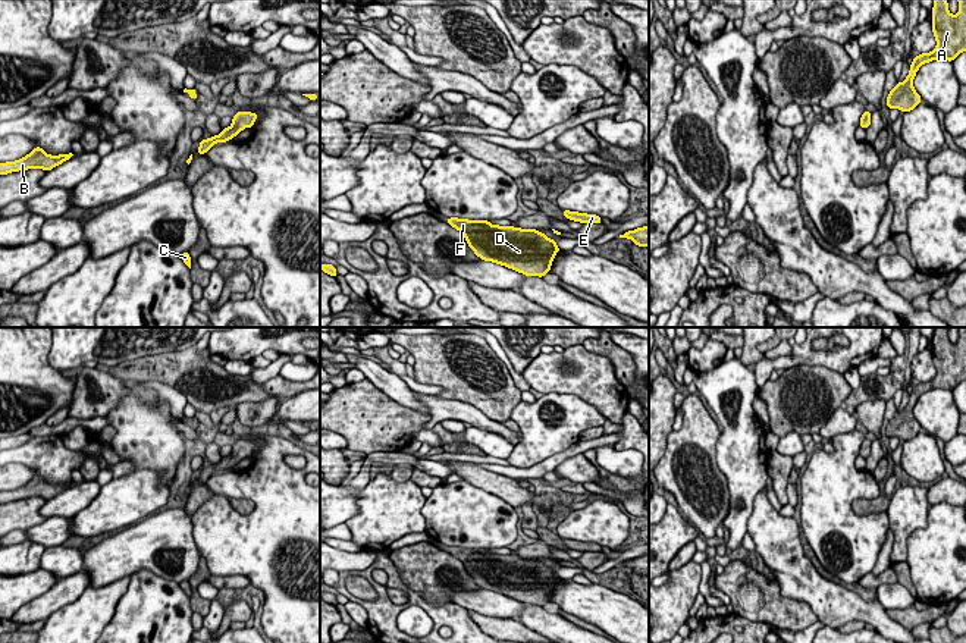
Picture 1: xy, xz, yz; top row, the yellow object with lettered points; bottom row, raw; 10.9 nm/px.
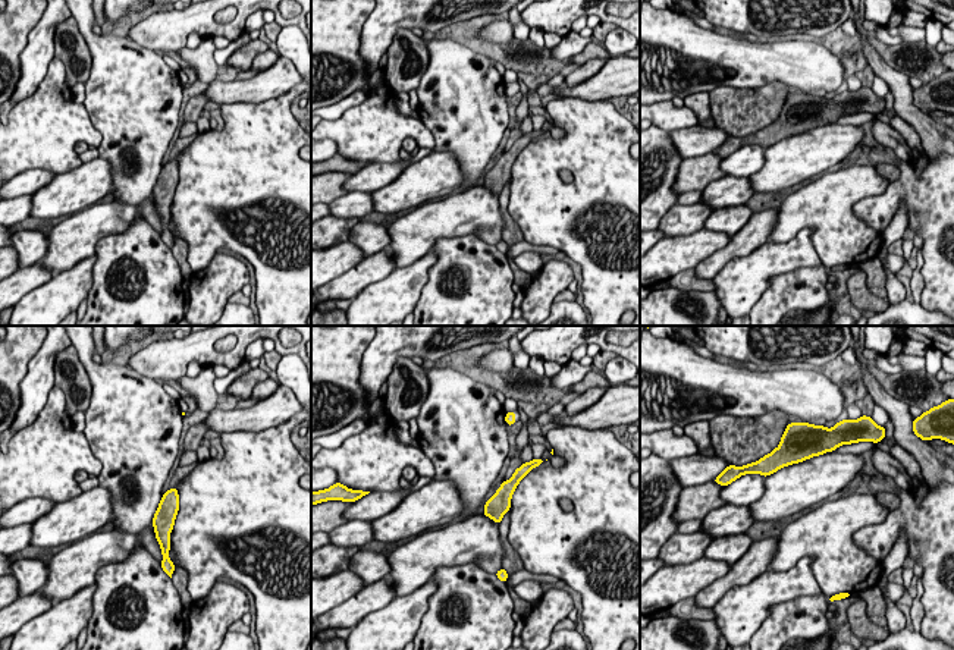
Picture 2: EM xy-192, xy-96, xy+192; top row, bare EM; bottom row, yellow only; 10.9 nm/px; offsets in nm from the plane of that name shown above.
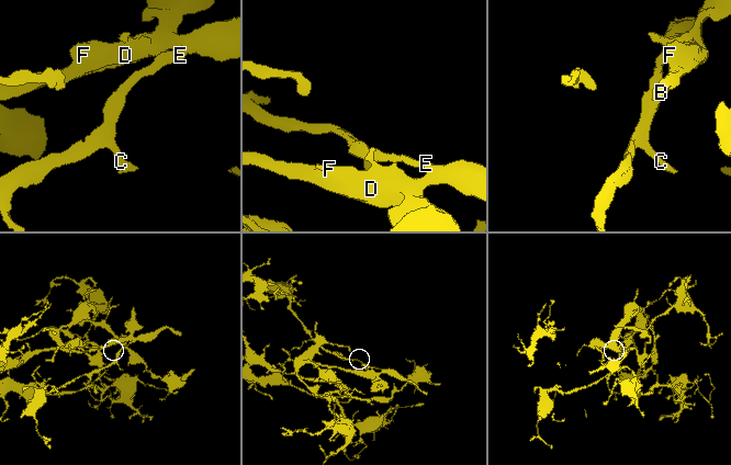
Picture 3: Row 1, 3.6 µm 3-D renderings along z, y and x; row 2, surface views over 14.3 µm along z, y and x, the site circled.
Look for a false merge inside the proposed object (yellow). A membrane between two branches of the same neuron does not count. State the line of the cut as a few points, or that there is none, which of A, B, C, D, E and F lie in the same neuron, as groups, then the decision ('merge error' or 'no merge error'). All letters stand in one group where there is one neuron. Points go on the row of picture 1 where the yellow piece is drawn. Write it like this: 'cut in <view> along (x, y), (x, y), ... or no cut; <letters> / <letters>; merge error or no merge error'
no cut; A B C D E F; no merge error

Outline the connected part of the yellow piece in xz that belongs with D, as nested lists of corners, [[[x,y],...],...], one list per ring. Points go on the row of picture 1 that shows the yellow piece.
[[[448,217],[477,257],[512,269],[524,276],[543,277],[559,250],[552,238],[536,229],[492,225],[489,220]]]

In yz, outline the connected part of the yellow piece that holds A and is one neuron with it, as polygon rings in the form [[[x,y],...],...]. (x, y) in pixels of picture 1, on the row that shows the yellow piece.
[[[934,0],[931,25],[937,46],[931,53],[920,53],[912,60],[906,79],[897,82],[887,97],[888,109],[913,110],[922,101],[913,87],[919,68],[932,60],[953,62],[960,53],[966,51],[966,0],[957,1],[959,12],[951,15],[947,0]]]

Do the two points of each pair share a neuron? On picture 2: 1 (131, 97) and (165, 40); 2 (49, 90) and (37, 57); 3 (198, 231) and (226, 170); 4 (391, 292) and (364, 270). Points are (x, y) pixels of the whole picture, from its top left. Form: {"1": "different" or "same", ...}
{"1": "different", "2": "different", "3": "same", "4": "different"}

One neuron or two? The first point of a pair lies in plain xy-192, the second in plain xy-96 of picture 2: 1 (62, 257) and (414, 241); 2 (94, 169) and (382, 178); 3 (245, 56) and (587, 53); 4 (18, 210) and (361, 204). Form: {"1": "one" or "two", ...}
{"1": "one", "2": "two", "3": "one", "4": "one"}

